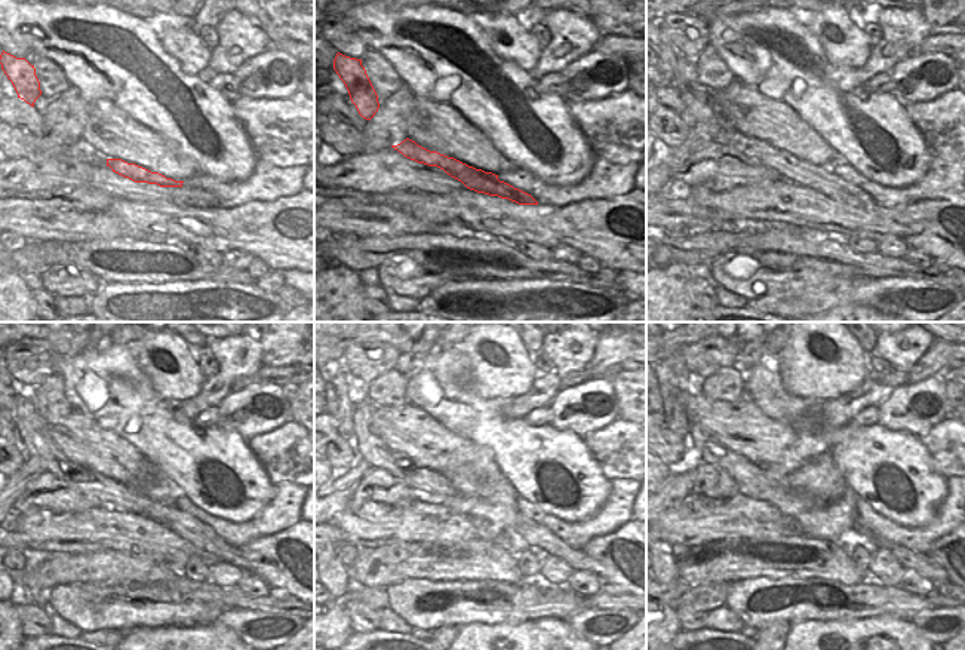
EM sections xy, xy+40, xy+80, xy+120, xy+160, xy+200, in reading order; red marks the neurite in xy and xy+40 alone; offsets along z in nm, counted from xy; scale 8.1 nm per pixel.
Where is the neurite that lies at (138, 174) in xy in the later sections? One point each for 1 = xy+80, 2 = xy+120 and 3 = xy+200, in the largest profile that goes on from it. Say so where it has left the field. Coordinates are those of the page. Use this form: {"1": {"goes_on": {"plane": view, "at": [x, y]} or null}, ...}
{"1": {"goes_on": {"plane": "xy+80", "at": [701, 101]}}, "2": {"goes_on": {"plane": "xy+120", "at": [33, 429]}}, "3": {"goes_on": {"plane": "xy+200", "at": [750, 480]}}}

